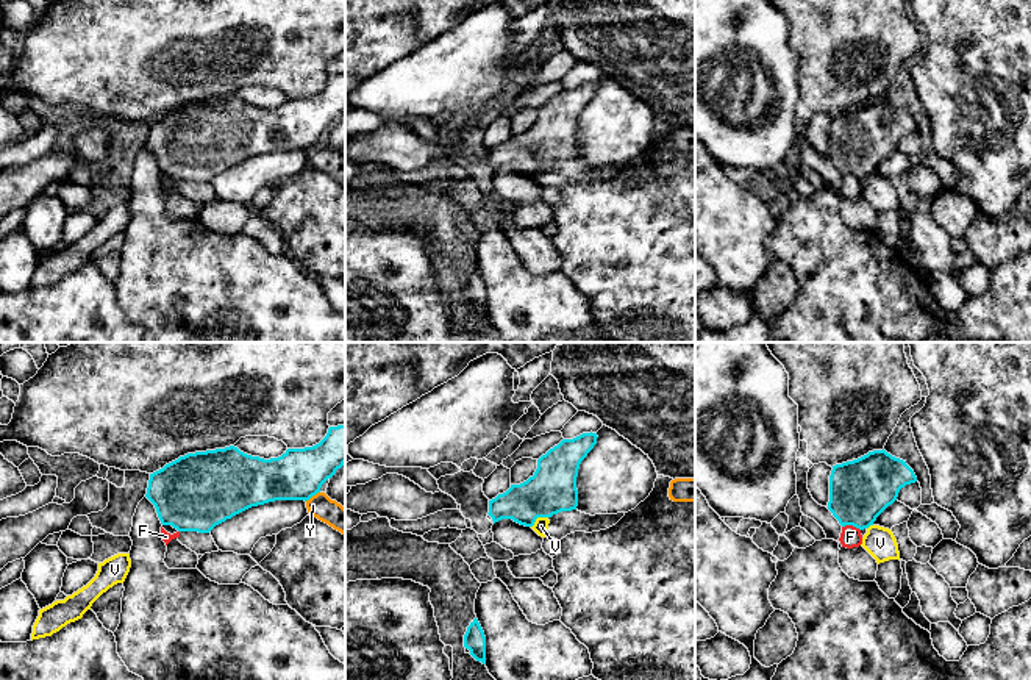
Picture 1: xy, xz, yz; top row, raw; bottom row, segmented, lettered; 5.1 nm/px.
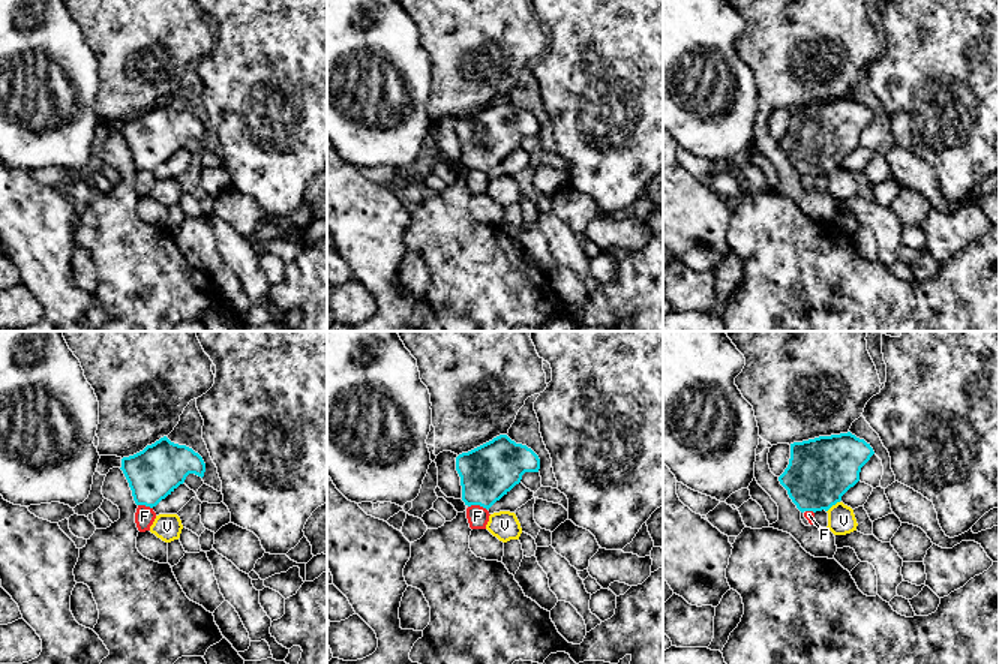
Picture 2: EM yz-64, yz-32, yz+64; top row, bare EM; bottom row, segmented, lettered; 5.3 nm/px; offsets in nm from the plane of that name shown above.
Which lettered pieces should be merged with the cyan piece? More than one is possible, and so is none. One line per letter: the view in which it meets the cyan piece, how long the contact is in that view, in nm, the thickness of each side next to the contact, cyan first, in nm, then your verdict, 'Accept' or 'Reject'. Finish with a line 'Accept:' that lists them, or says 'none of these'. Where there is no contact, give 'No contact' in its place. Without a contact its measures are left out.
F: Touches cyan in yz. Shared border 100 nm. Thickness 320 nm (cyan) against 110 nm. Reject
V: Touches cyan in xz. Shared border 110 nm. Thickness 240 nm (cyan) against 80 nm. Reject
Y: Touches cyan in xy. Shared border 90 nm. Thickness 260 nm (cyan) against 130 nm. Reject
Accept: none of these

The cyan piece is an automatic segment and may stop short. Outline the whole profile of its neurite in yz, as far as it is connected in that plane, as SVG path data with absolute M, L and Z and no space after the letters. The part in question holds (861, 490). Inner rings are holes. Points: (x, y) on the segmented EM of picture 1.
M884 449L873 450L833 466L828 510L842 527L864 530L897 500L901 488L915 481L917 477L906 461Z

